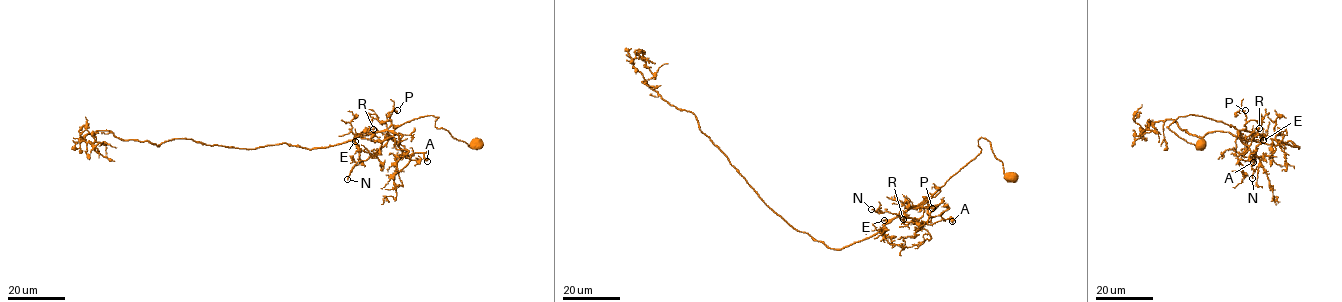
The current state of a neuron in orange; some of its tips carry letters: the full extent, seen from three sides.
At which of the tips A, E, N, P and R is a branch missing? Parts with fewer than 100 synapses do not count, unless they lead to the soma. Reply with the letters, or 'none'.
none

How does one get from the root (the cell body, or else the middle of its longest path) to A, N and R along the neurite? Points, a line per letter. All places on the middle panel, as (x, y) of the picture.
A: (1010, 176), (1004, 173), (990, 143), (980, 137), (980, 152), (927, 199), (929, 225), (950, 217), (952, 221)
N: (1010, 176), (990, 143), (980, 137), (980, 152), (927, 199), (928, 222), (871, 209)
R: (1010, 176), (1004, 173), (990, 143), (980, 137), (980, 152), (926, 200), (898, 215), (903, 219)

